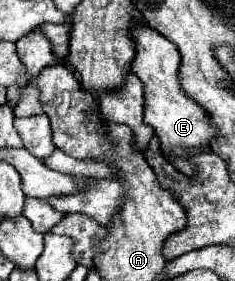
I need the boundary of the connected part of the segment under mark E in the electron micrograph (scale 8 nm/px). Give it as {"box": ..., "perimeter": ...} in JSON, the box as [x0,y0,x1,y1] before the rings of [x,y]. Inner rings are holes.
{"box":[132,24,216,166],"perimeter":[[[136,24],[136,30],[132,30],[132,38],[136,42],[132,72],[144,82],[144,122],[156,130],[160,146],[166,148],[168,154],[174,154],[176,166],[192,166],[190,158],[196,152],[204,152],[206,148],[210,148],[212,138],[216,138],[216,126],[212,126],[206,110],[202,110],[202,106],[198,106],[182,90],[178,74],[180,52],[176,44],[142,24]]]}

